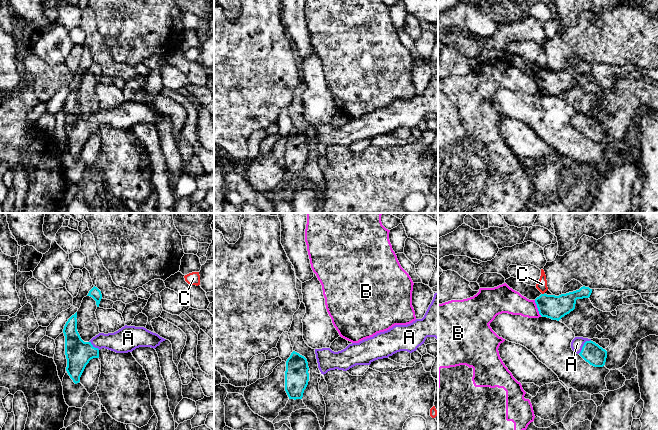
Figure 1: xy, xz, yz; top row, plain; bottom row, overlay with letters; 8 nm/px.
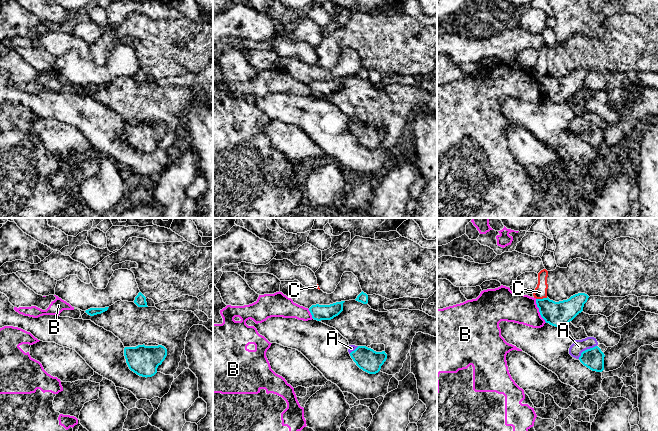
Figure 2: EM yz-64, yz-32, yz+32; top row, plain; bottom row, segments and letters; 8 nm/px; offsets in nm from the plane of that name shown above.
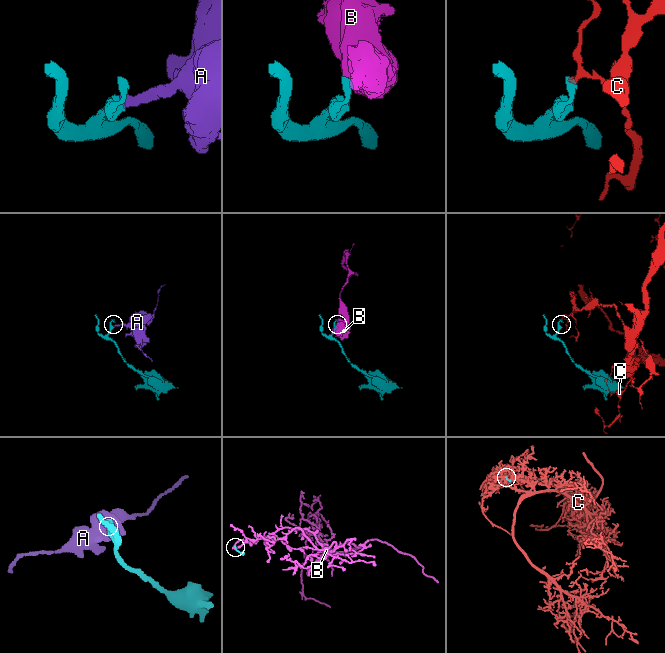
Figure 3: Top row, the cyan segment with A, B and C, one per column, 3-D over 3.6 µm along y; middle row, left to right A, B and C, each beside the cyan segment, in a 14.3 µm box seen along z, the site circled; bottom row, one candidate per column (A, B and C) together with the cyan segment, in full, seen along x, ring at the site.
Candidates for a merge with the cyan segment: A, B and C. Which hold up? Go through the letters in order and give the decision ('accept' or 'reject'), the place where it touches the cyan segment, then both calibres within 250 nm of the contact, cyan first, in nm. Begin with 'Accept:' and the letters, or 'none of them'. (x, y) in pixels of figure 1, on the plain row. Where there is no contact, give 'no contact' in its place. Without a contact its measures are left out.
Accept: A
A: accept; meets cyan in yz at (583, 121); 160 nm thick on the cyan side, 100 nm on the other
B: reject; meets cyan in yz at (537, 83); 190 nm thick on the cyan side, 200 nm on the other
C: reject; meets cyan in yz at (544, 69); 190 nm thick on the cyan side, 80 nm on the other

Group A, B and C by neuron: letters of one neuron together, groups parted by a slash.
A / B / C

